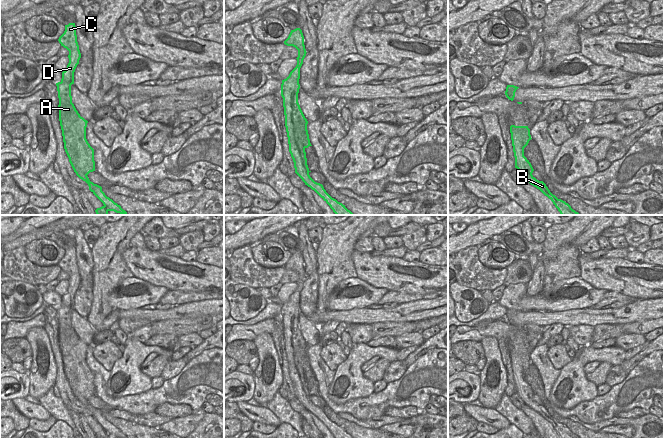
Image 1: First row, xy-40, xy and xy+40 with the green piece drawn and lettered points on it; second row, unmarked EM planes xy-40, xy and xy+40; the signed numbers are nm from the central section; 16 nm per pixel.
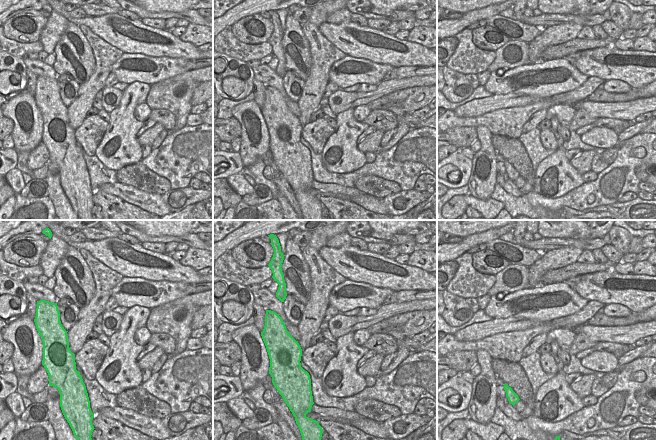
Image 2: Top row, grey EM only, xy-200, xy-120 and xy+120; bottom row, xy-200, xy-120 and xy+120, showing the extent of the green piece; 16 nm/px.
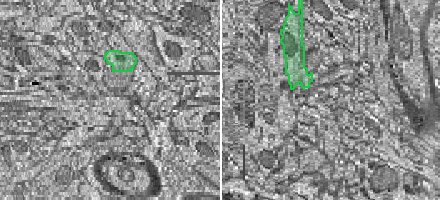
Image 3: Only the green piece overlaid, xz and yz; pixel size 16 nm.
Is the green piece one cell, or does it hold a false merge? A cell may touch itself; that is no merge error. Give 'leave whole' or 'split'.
split

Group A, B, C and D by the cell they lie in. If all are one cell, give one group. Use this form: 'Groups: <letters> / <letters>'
Groups: A / B C D

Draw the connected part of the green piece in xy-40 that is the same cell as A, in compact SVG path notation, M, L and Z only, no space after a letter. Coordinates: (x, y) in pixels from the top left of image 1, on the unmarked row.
M60 324L58 333L64 373L69 386L73 393L77 390L88 399L95 395L94 373L86 363L88 345L80 340L72 325Z

